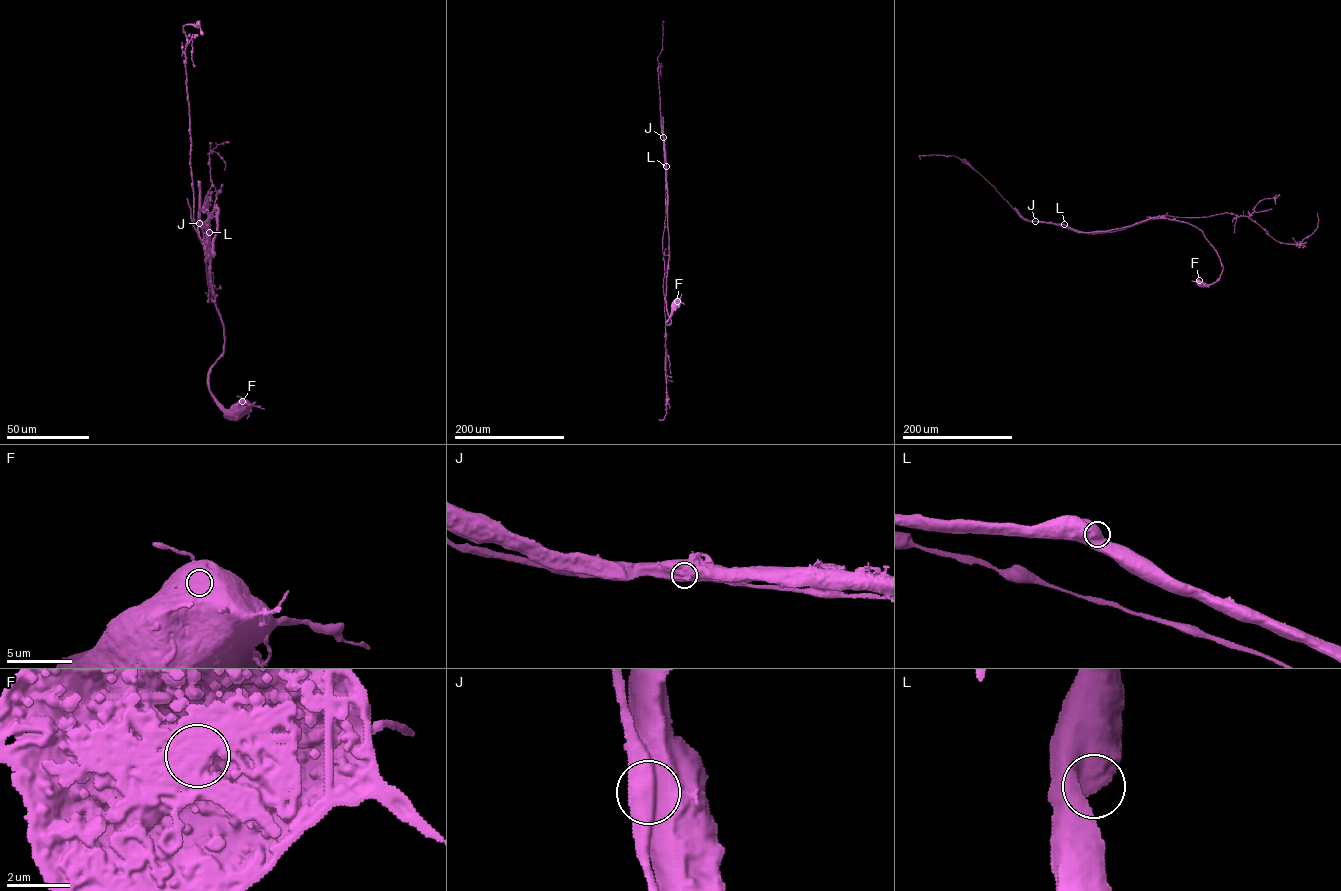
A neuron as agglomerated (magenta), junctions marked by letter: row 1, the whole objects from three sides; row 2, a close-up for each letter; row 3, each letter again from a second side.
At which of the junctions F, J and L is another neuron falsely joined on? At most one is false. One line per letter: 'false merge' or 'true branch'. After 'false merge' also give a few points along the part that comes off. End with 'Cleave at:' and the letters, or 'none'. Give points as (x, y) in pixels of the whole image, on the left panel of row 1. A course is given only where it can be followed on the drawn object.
F: true branch
J: false merge; foreign part runs (199, 223), (207, 260), (198, 231), (206, 196), (209, 291), (209, 262), (187, 198)
L: true branch
Cleave at: J

